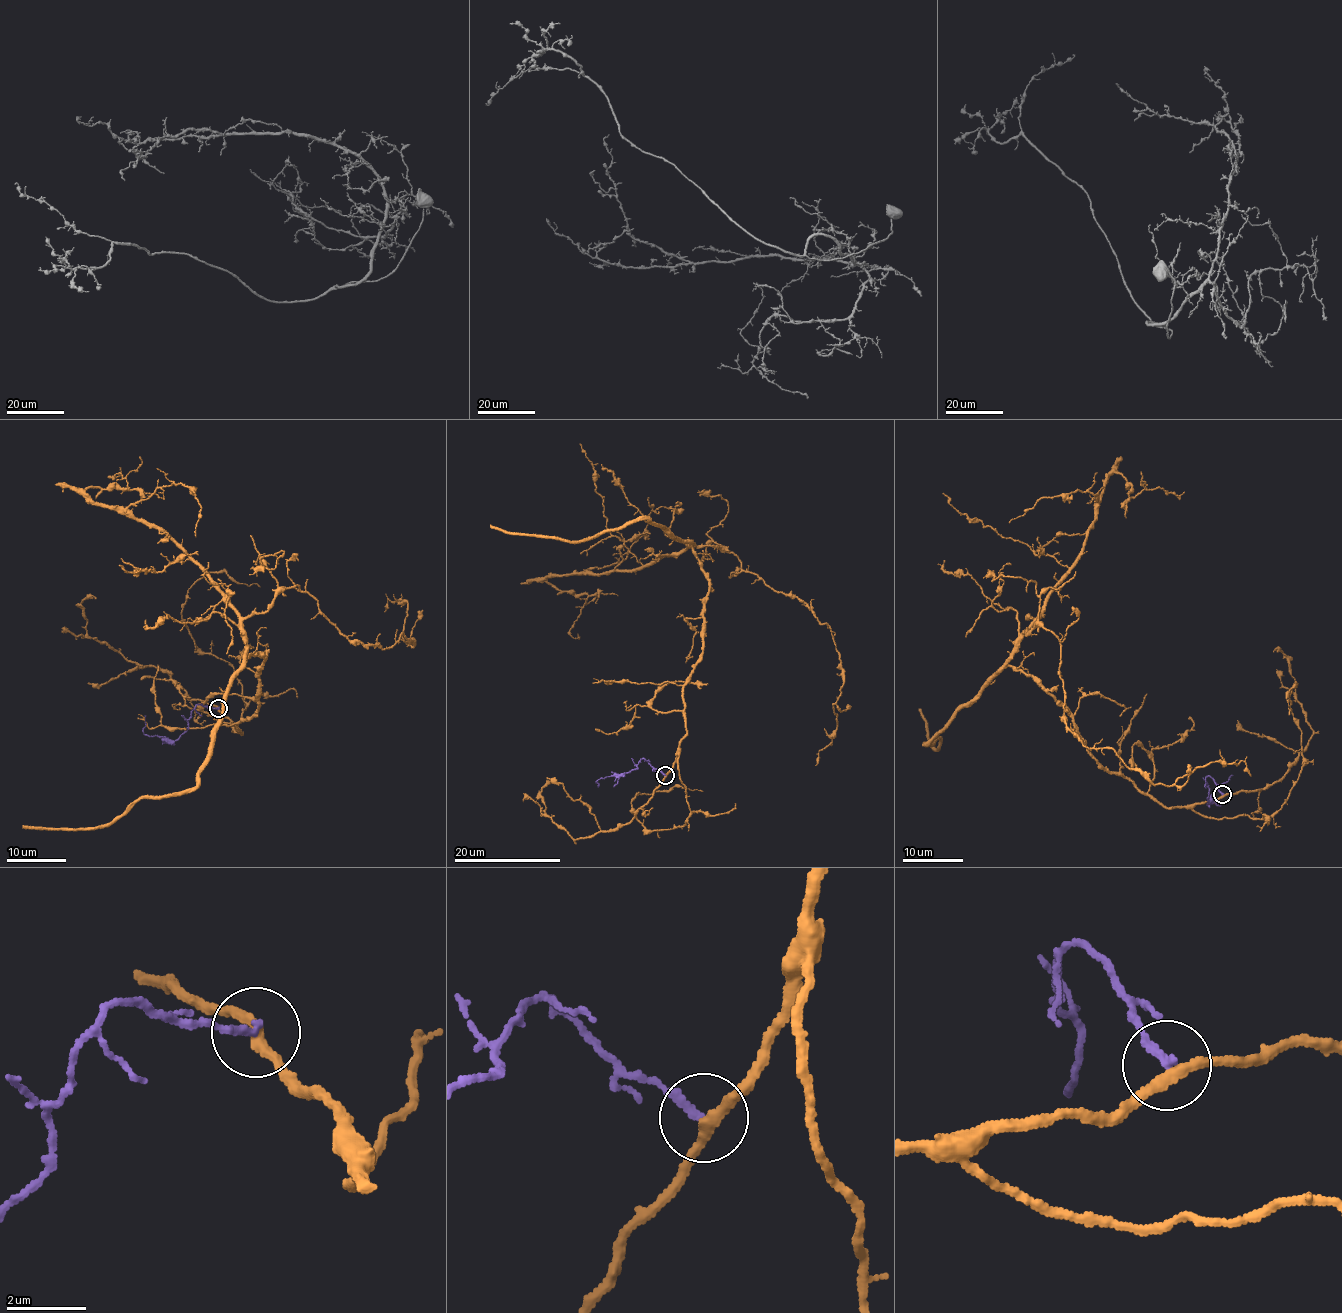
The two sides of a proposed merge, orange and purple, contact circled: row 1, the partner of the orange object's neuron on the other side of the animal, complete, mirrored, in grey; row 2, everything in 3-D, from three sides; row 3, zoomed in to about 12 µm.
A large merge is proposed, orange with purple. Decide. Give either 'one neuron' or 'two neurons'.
two neurons

